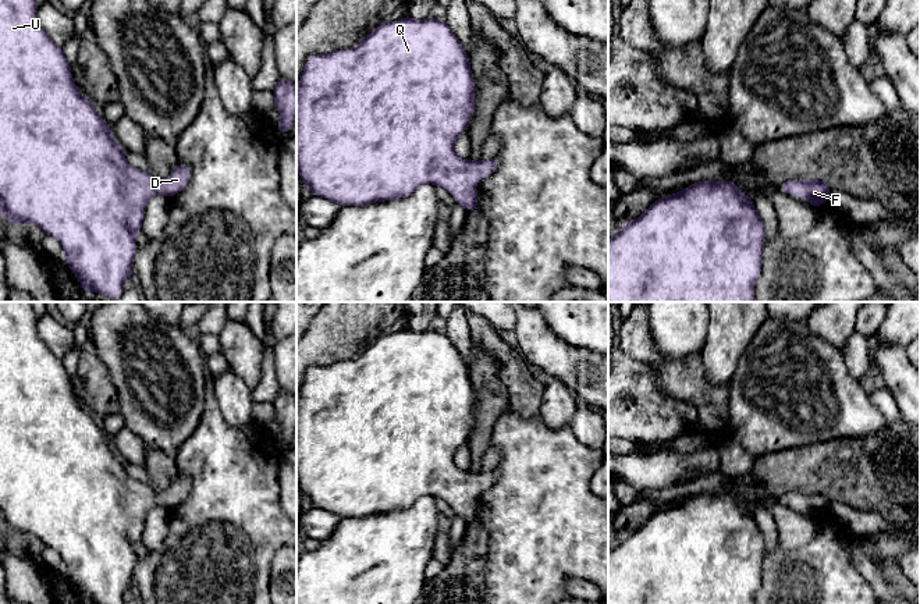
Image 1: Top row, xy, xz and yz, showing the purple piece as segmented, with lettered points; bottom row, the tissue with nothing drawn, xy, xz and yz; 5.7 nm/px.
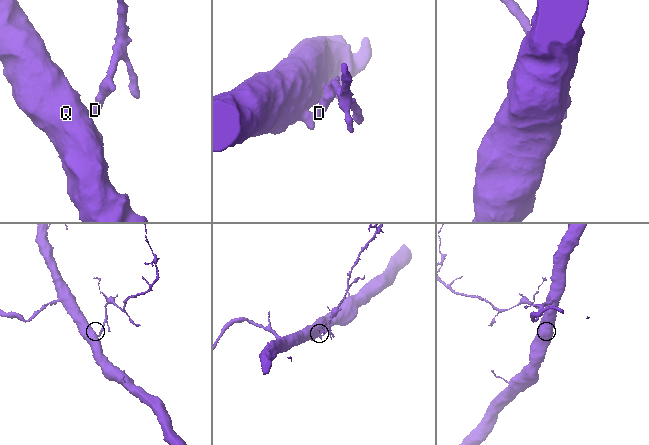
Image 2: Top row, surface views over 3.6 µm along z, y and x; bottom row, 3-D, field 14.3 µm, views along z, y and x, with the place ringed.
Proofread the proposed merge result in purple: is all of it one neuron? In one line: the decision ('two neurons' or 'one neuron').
one neuron

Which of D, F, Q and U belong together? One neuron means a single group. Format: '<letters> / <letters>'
D F Q U

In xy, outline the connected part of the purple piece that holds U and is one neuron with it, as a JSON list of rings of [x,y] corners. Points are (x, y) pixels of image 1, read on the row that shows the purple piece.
[[[0,0],[0,216],[4,220],[14,225],[32,223],[56,238],[85,294],[99,292],[116,299],[134,274],[139,246],[135,237],[141,232],[148,200],[157,192],[173,198],[189,180],[191,168],[185,163],[178,163],[160,182],[150,173],[131,167],[111,127],[77,88],[63,47],[39,25],[36,0]]]

